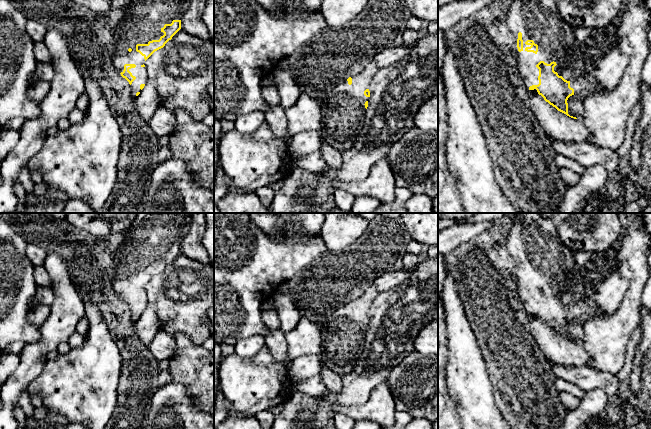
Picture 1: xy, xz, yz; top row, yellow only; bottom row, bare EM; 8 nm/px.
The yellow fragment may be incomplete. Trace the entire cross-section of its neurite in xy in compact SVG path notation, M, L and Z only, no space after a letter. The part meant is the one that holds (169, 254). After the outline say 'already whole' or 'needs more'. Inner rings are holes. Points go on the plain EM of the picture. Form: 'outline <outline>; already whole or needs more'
outline M138 213L123 233L123 242L113 252L114 280L112 288L132 312L134 323L147 307L145 285L181 253L181 244L189 232L192 213Z; needs more

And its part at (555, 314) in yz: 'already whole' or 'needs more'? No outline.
needs more

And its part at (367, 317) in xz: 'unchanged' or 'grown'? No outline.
grown

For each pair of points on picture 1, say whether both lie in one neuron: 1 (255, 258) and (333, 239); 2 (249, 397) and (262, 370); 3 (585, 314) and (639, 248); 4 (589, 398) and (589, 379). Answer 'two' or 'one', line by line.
1: two
2: one
3: two
4: two

